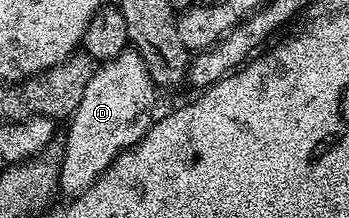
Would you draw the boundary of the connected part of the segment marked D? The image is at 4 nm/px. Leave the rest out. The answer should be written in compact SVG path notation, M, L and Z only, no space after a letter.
M126 47L114 58L102 60L94 68L91 83L87 83L87 87L83 91L83 99L79 99L79 107L73 112L73 116L68 118L69 130L66 131L65 137L63 136L65 150L61 160L61 179L59 182L62 194L64 192L69 193L65 195L86 193L118 155L126 153L128 149L138 145L155 120L153 104L156 103L157 96L159 96L158 90L154 86L143 59L132 47Z

